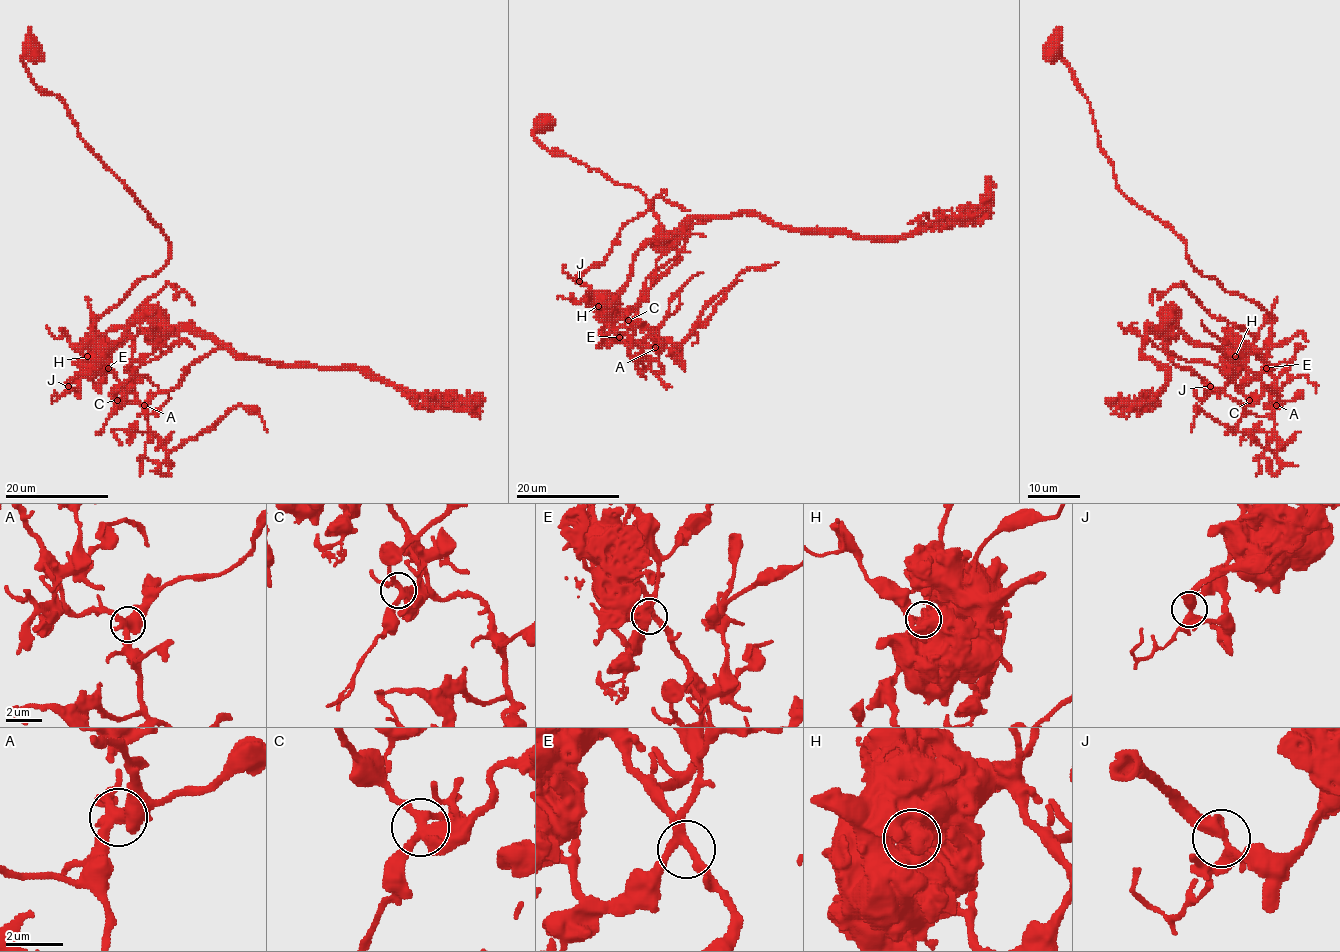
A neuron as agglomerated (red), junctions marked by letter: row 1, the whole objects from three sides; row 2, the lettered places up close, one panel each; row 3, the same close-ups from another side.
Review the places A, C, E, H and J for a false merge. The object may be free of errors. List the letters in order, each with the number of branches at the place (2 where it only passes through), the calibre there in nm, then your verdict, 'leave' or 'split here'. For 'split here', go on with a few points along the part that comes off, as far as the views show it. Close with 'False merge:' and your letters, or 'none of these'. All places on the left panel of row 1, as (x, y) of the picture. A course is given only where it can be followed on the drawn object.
A: branches 3; calibre 440 nm; leave
C: branches 4; calibre 320 nm; leave
E: branches 4; calibre 280 nm; leave
H: branches 6; calibre 440 nm; split here; course (87, 356), (102, 377), (111, 347), (91, 329), (170, 243), (33, 81), (29, 28)
J: branches 4; calibre 360 nm; leave
False merge: H

